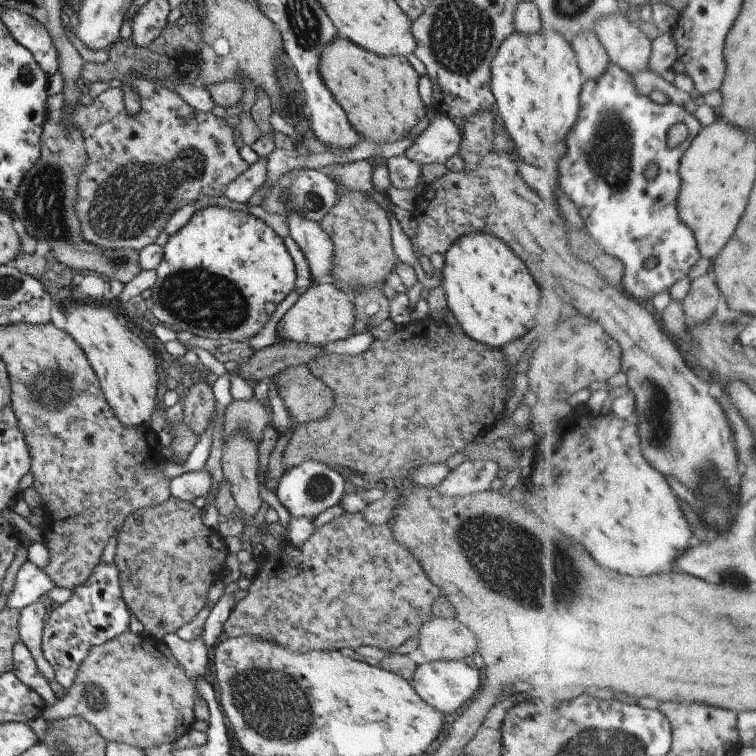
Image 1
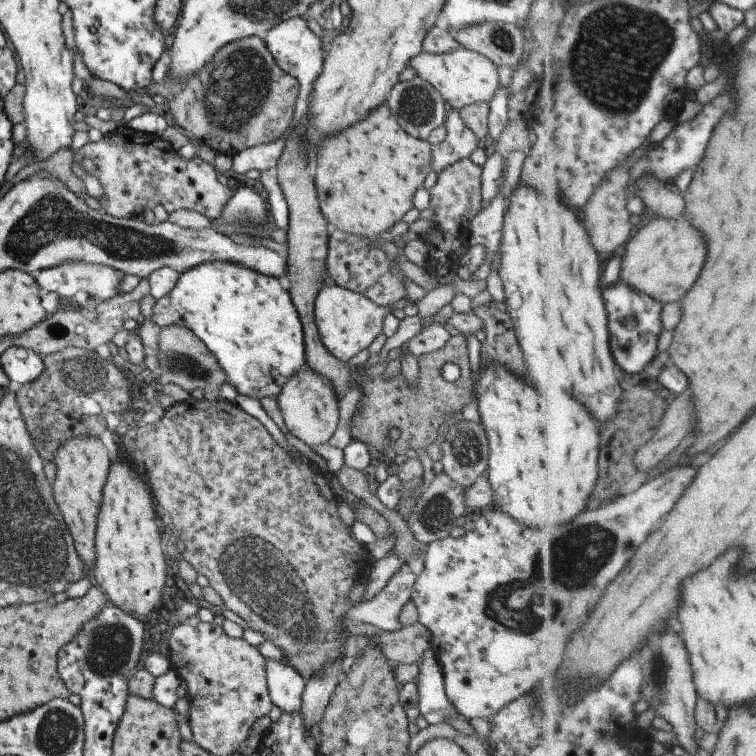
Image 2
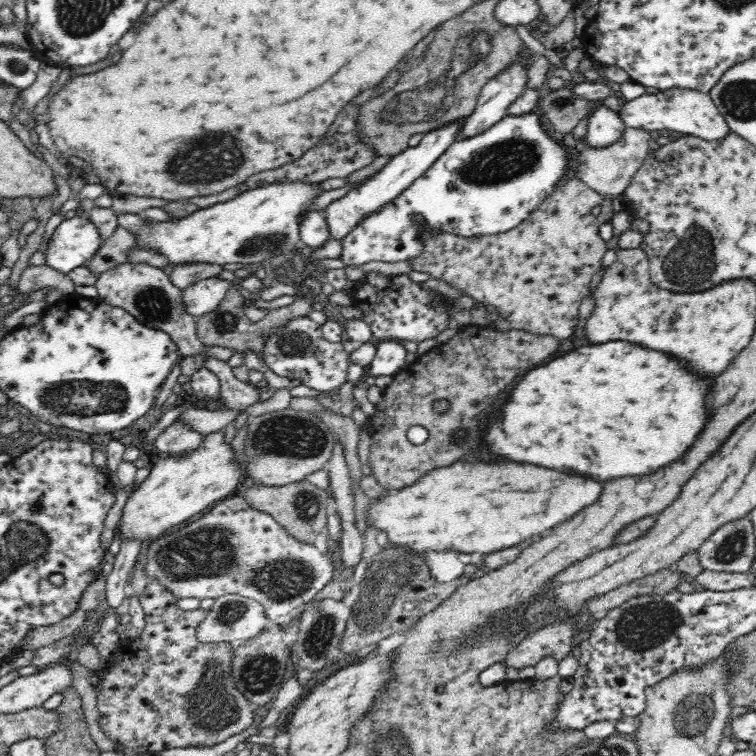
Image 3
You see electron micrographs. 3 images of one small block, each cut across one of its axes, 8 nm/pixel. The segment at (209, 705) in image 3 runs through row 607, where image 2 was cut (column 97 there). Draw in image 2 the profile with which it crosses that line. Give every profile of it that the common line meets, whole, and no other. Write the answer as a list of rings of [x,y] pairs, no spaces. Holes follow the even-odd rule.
[[[133,129],[125,130],[123,134],[115,132],[103,135],[97,142],[87,141],[75,151],[74,160],[84,171],[97,178],[103,190],[103,196],[99,200],[102,205],[101,212],[112,217],[138,216],[143,214],[144,209],[151,210],[161,205],[167,213],[187,208],[213,220],[221,214],[232,192],[231,185],[222,185],[217,180],[217,172],[211,164],[204,162],[196,155],[187,160],[179,156],[161,136],[150,134],[139,136],[133,132]]]

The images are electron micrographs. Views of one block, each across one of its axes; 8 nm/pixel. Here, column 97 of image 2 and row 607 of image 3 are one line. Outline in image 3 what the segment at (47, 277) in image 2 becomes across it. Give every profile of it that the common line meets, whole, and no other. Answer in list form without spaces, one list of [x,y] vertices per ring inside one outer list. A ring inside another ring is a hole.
[[[239,494],[237,496],[229,496],[224,498],[219,503],[209,508],[210,511],[206,512],[199,520],[190,523],[188,526],[178,530],[178,532],[171,533],[170,536],[163,535],[150,542],[150,548],[147,552],[147,572],[148,576],[152,578],[158,578],[164,583],[164,588],[170,589],[172,593],[176,594],[176,597],[190,598],[190,596],[196,596],[196,598],[220,598],[224,595],[240,595],[254,599],[257,603],[260,603],[265,608],[265,614],[270,620],[282,621],[288,619],[293,613],[300,611],[310,601],[314,601],[316,594],[320,590],[324,590],[328,583],[332,580],[332,574],[334,572],[334,565],[332,558],[328,560],[325,558],[314,544],[310,546],[306,542],[300,542],[295,538],[292,538],[290,534],[286,534],[286,531],[271,517],[270,514],[266,514],[264,511],[254,510],[246,503],[246,500]]]

